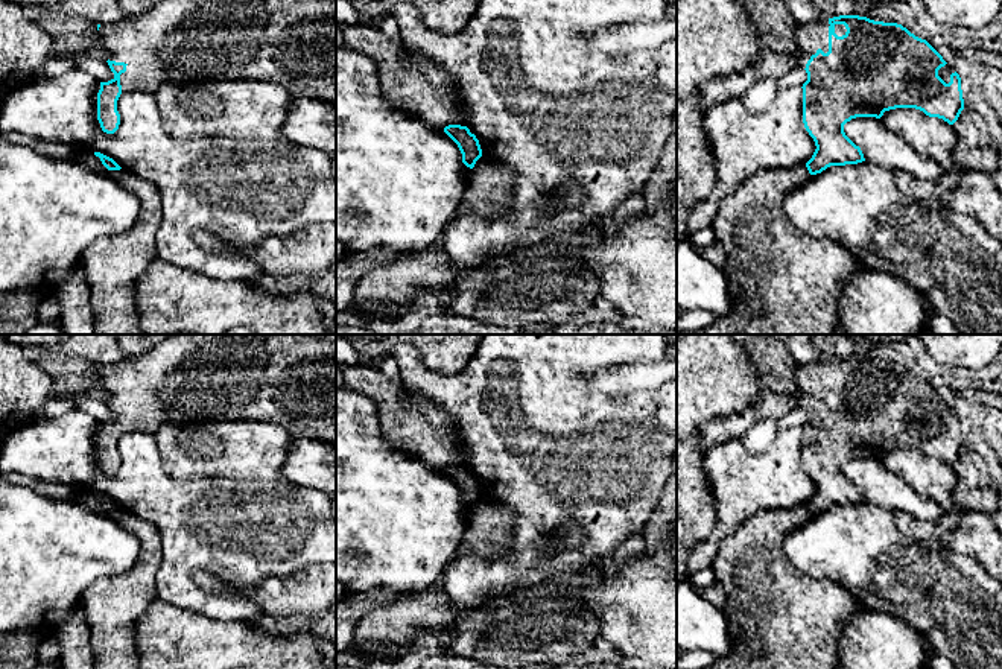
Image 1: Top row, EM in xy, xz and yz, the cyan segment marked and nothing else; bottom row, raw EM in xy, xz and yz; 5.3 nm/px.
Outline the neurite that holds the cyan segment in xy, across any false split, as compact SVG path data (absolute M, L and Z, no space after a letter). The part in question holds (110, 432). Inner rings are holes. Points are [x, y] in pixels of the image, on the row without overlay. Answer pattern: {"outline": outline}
{"outline": "M173 334L172 338L157 344L147 353L128 357L117 363L97 365L99 377L108 392L108 406L114 418L108 423L100 423L97 433L97 461L106 474L114 474L120 465L117 441L122 433L131 430L143 430L155 433L161 424L185 424L199 421L234 421L254 420L263 423L275 423L286 427L292 436L336 444L336 334Z"}

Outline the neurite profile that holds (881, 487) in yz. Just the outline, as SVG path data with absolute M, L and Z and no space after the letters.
M856 458L844 465L845 476L861 488L865 502L906 512L921 522L937 522L946 511L921 497L911 485L885 468L880 459Z

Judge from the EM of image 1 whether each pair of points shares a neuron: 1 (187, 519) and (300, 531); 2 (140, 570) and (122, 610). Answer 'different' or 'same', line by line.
1: same
2: same

